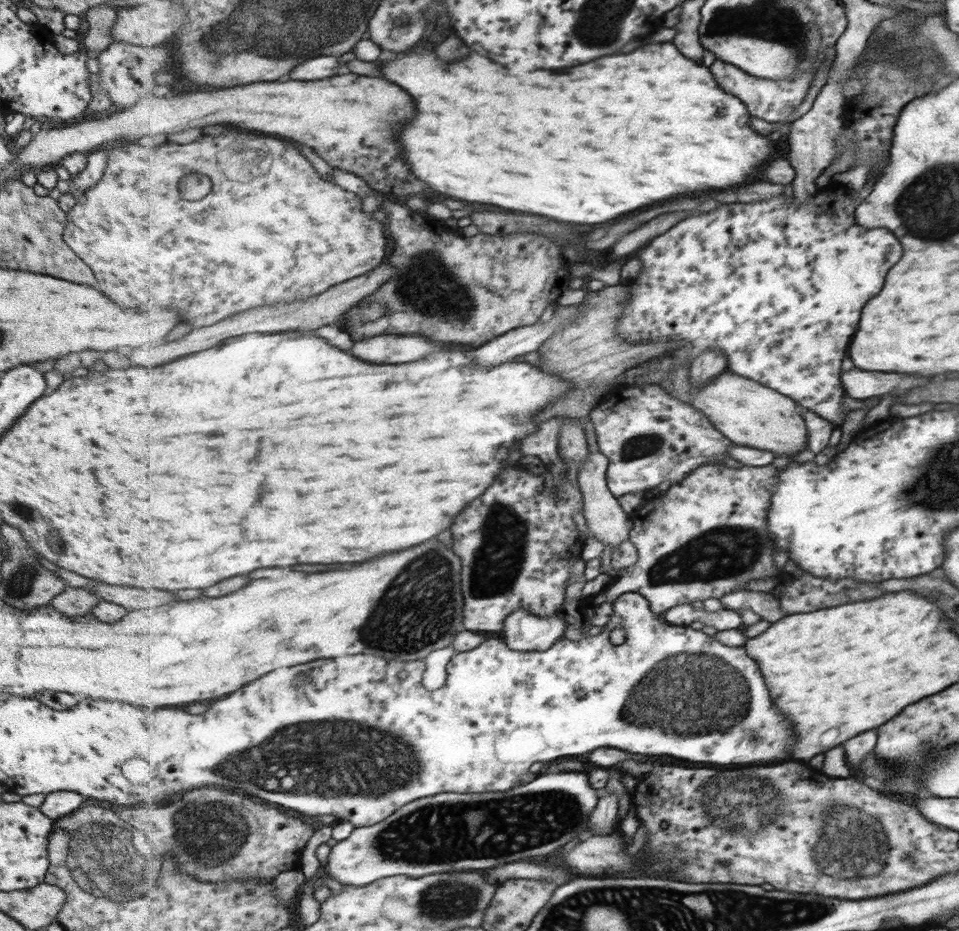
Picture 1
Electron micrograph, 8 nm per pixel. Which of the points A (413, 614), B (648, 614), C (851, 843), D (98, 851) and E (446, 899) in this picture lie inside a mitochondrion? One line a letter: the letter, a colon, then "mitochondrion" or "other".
A: mitochondrion
B: other
C: mitochondrion
D: mitochondrion
E: mitochondrion

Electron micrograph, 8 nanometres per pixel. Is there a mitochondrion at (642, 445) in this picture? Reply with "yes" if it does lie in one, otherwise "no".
yes

